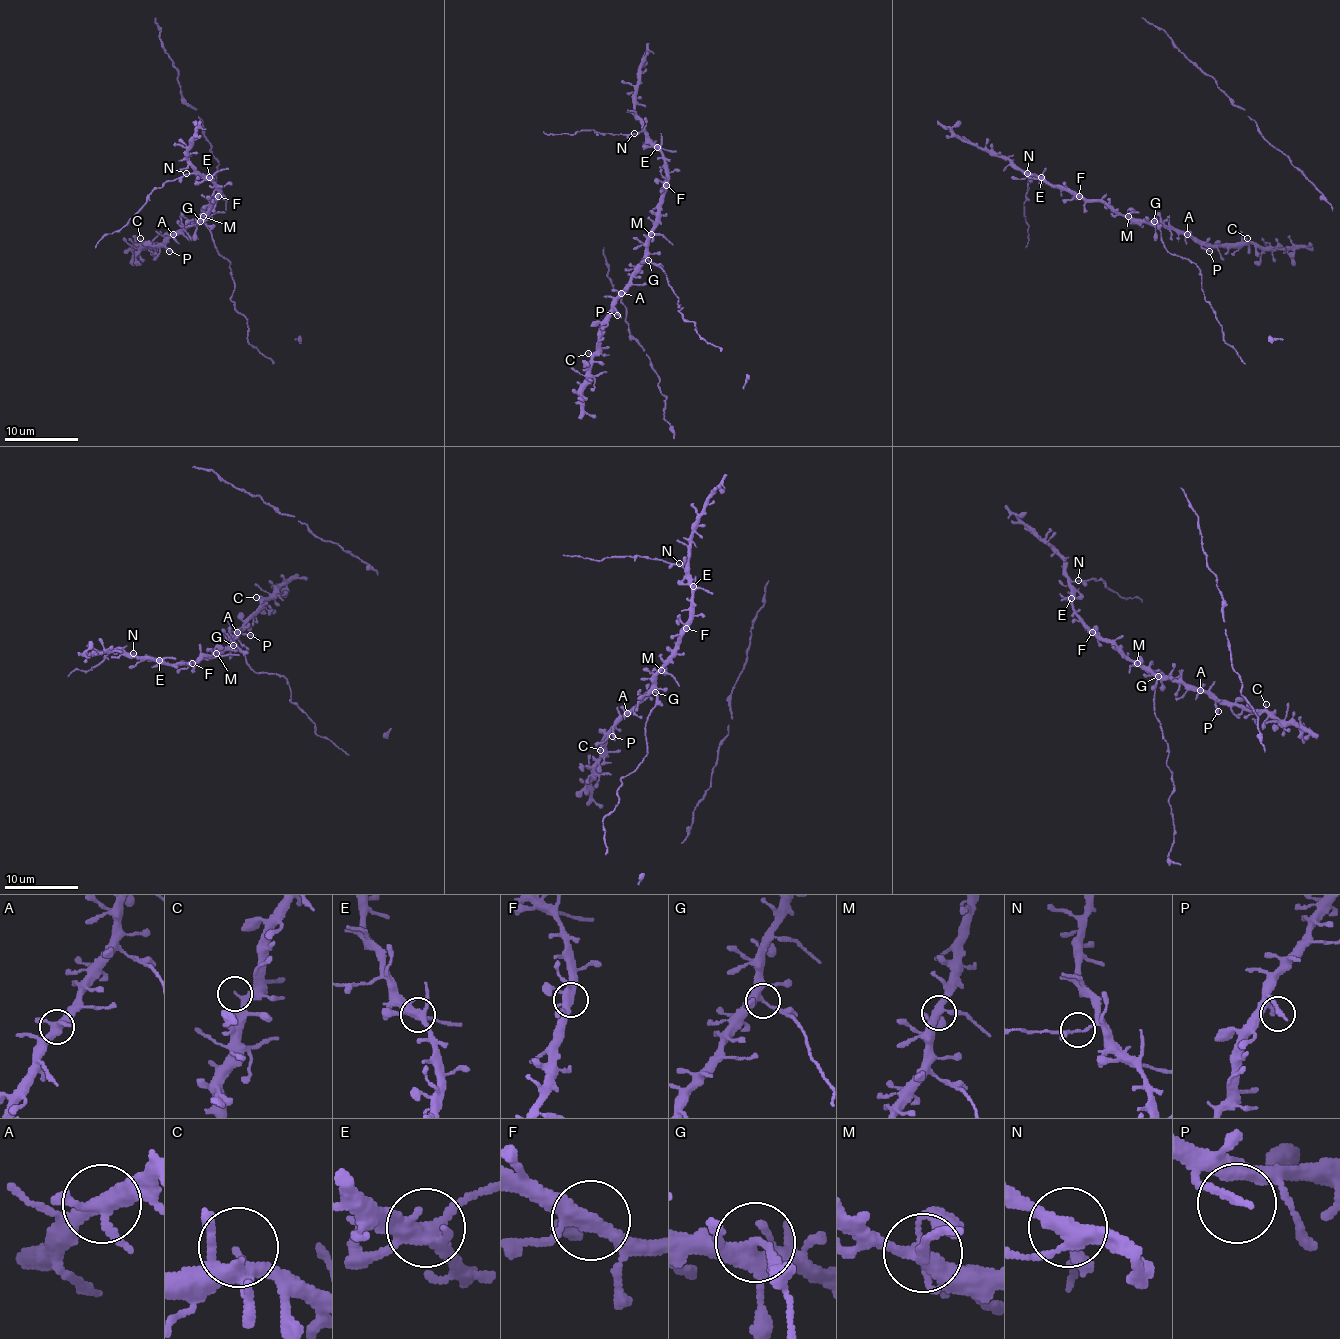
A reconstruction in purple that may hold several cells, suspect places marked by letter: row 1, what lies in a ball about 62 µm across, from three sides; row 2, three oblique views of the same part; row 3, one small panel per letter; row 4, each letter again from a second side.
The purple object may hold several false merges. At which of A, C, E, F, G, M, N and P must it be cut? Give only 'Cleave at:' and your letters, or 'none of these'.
Cleave at: G, N

